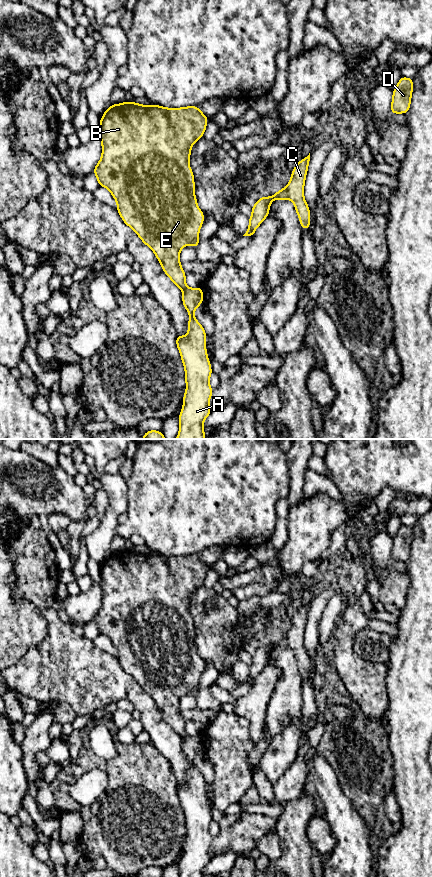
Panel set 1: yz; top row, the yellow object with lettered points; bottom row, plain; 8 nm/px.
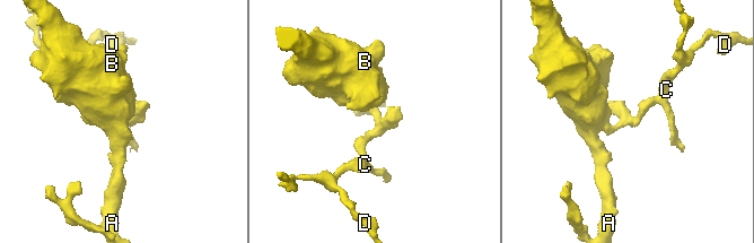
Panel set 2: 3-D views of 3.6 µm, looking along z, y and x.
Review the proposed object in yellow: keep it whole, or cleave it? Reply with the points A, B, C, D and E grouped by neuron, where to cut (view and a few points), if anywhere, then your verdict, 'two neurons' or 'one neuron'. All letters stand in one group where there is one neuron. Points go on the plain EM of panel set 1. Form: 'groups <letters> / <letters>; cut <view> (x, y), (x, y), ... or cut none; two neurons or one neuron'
groups A B C D E; cut none; one neuron

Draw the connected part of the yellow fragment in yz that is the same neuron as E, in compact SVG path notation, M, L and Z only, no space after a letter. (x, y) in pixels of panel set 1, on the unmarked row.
M123 550L111 553L100 567L100 587L102 604L93 620L100 634L107 636L117 650L117 659L122 668L152 697L163 719L183 740L183 753L189 761L188 782L177 783L176 793L185 816L186 840L183 856L179 862L179 877L204 877L204 868L209 864L209 848L213 837L209 832L213 821L206 800L206 781L194 765L194 759L203 751L201 735L189 736L185 731L186 721L181 716L180 699L190 692L195 697L199 692L199 678L204 670L204 661L199 657L195 640L194 624L189 613L192 593L203 585L208 566L198 554L165 556L159 553L140 553L136 550Z

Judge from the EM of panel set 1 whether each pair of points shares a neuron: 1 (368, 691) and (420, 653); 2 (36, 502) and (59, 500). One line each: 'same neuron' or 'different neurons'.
1: different neurons
2: same neuron

